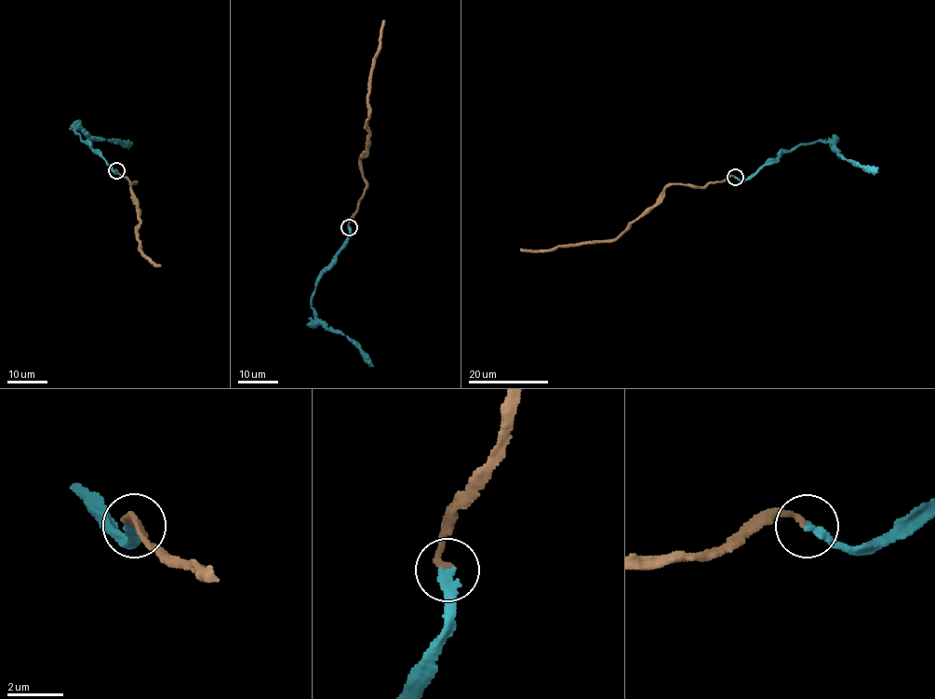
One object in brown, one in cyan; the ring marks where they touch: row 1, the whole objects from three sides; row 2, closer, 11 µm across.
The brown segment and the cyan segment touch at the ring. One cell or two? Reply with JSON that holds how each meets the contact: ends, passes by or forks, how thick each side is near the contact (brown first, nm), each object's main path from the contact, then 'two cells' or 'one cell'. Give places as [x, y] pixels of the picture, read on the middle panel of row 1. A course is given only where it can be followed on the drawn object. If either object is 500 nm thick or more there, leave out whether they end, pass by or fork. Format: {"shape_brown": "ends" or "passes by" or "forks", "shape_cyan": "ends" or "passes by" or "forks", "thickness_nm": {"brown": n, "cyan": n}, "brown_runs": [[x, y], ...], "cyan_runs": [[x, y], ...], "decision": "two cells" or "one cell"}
{"shape_brown": "ends", "shape_cyan": "ends", "thickness_nm": {"brown": 240, "cyan": 320}, "brown_runs": [[349, 226], [366, 186], [361, 155], [368, 134], [368, 82], [372, 59], [385, 20]], "cyan_runs": [[349, 227], [348, 242], [322, 275], [311, 307], [328, 329], [346, 336], [372, 367]], "decision": "one cell"}

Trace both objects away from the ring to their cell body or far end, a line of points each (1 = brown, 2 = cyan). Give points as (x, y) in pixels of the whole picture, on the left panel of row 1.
1: (116, 171), (134, 182), (131, 197), (139, 221), (138, 237), (141, 251), (151, 262), (161, 265)
2: (116, 170), (84, 141), (74, 129), (80, 127), (90, 136), (107, 140), (125, 141), (131, 145)

